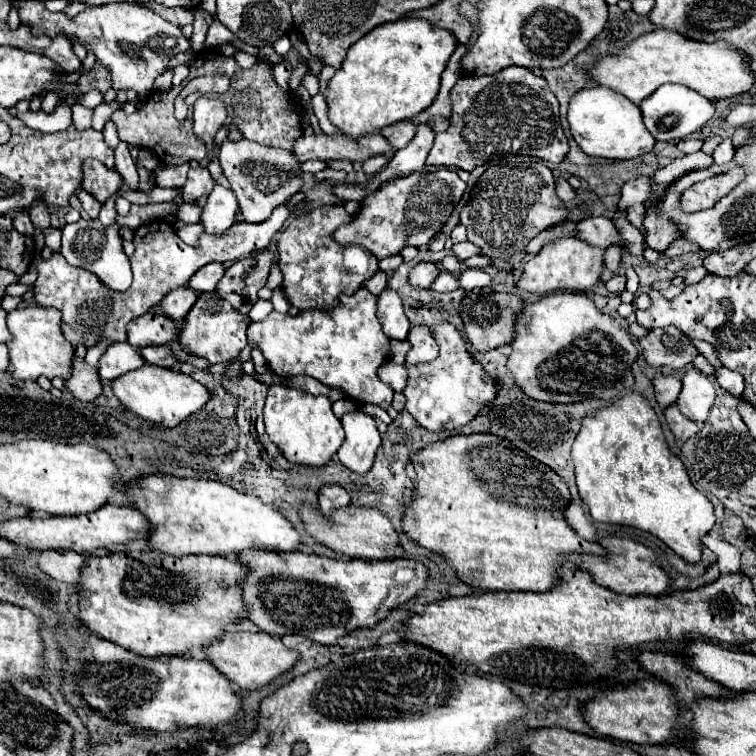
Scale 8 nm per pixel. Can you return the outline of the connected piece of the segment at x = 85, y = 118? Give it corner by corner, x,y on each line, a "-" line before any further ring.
74,104
72,106
72,120
76,128
88,128
92,122
92,110
84,108
82,104

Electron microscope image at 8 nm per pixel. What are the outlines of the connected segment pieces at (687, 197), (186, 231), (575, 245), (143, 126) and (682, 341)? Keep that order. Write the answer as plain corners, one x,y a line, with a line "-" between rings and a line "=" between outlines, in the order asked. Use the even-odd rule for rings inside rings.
732,168
724,174
716,174
710,176
694,186
690,186
688,190
684,190
682,194
682,208
686,212
696,212
696,210
704,210
710,208
712,204
716,204
722,196
726,196
732,188
736,188
740,182
744,180
744,168
=
178,224
178,226
176,226
176,234
178,234
186,244
196,246
200,234
204,234
204,226
200,226
200,224
188,224
188,226
=
578,236
558,238
550,244
544,244
542,250
524,264
524,272
518,280
522,292
548,294
548,292
586,292
596,282
600,282
604,270
604,248
592,246
=
170,88
168,92
156,92
152,94
146,104
136,110
134,114
126,114
124,110
116,110
112,114
112,122
118,126
120,140
134,144
134,146
146,146
152,150
162,162
166,164
184,164
190,160
202,160
202,142
196,140
192,134
192,121
186,118
179,122
174,118
174,98
178,96
178,88
=
674,326
652,328
646,336
638,338
638,346
650,366
668,366
672,370
684,368
700,354
690,336

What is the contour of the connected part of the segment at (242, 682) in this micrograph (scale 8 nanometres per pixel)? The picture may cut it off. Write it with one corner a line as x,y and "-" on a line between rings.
240,632
236,636
224,636
224,640
218,640
216,644
212,644
212,648
204,648
204,652
208,654
208,660
228,676
228,680
234,680
236,686
250,692
270,684
278,676
292,670
292,666
300,658
298,650
286,648
280,640
274,640
264,632

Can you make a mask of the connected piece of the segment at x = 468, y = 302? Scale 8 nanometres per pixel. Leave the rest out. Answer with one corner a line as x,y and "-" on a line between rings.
484,290
480,294
466,294
464,300
460,302
460,318
464,322
464,332
468,336
468,342
478,350
478,352
488,352
494,350
502,344
510,344
514,336
514,318
516,312
520,312
522,300
516,294
500,294
492,290

